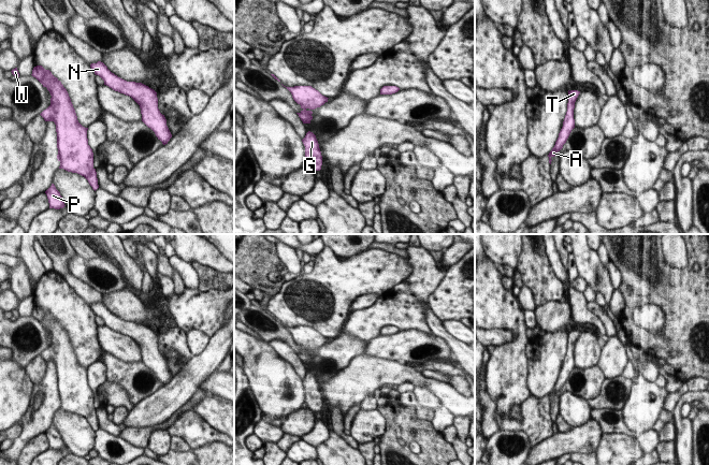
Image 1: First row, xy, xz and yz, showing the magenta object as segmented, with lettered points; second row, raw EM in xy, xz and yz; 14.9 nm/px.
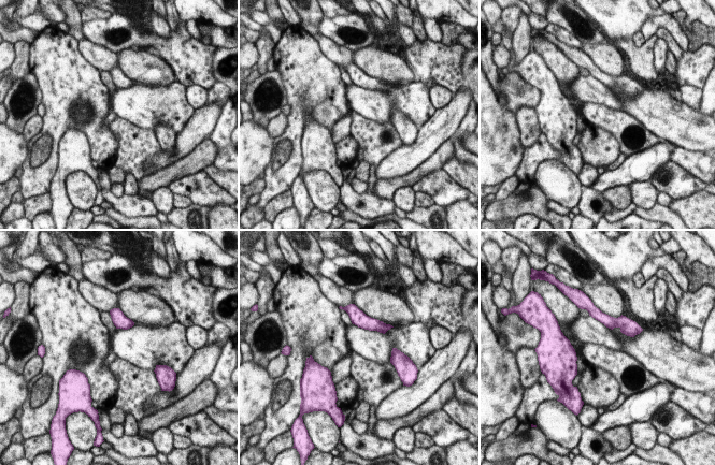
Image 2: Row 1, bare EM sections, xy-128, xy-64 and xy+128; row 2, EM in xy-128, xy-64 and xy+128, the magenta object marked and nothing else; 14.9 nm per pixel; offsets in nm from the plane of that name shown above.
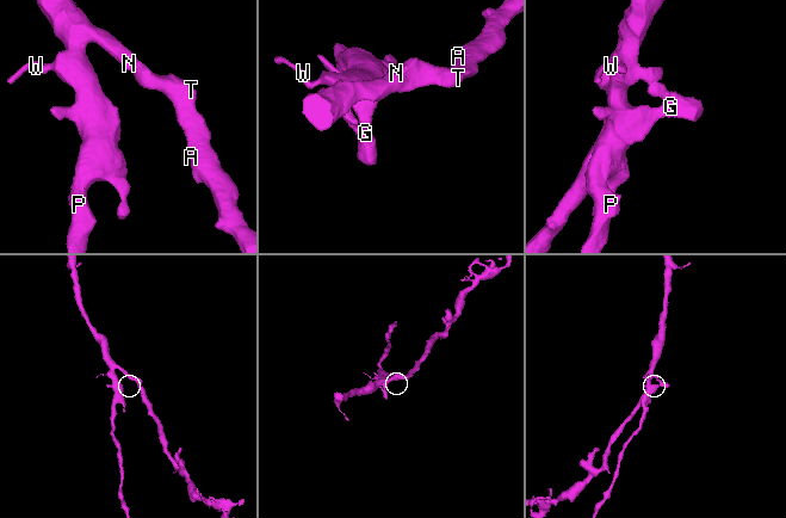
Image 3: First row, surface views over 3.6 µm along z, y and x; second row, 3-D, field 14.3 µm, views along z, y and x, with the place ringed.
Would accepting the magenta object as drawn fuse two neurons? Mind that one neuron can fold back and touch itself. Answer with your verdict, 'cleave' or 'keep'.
keep

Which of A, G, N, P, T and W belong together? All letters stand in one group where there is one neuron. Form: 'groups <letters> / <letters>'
groups A G N P T W

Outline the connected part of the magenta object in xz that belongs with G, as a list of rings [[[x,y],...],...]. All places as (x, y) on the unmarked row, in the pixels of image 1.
[[[308,372],[302,380],[305,387],[305,404],[312,411],[320,411],[322,406],[322,396],[316,376]]]

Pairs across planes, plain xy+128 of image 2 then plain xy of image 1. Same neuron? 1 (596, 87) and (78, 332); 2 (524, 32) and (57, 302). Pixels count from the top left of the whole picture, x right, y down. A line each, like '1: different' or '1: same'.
1: different
2: different

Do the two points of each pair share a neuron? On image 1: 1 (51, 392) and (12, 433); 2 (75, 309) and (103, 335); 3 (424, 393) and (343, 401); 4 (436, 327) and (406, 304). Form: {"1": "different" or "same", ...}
{"1": "different", "2": "different", "3": "different", "4": "different"}

